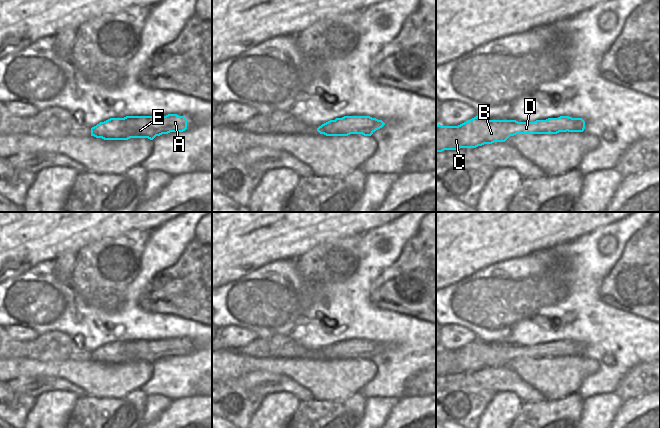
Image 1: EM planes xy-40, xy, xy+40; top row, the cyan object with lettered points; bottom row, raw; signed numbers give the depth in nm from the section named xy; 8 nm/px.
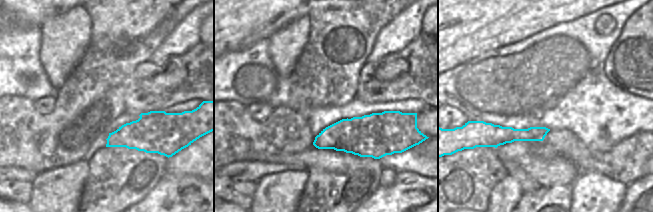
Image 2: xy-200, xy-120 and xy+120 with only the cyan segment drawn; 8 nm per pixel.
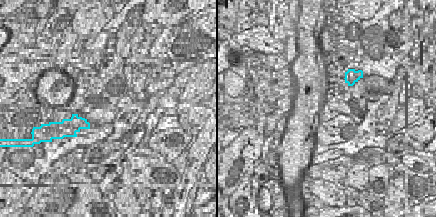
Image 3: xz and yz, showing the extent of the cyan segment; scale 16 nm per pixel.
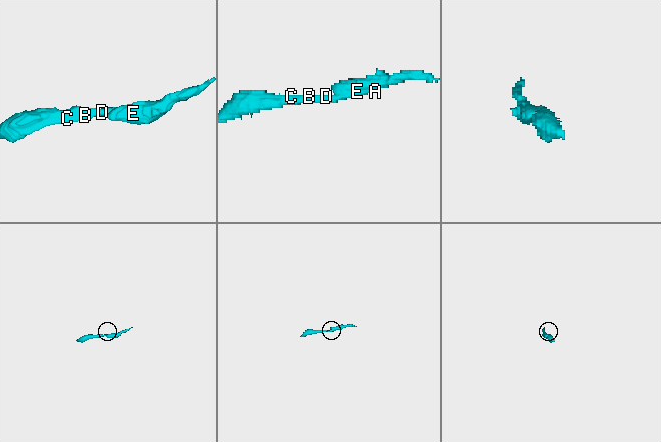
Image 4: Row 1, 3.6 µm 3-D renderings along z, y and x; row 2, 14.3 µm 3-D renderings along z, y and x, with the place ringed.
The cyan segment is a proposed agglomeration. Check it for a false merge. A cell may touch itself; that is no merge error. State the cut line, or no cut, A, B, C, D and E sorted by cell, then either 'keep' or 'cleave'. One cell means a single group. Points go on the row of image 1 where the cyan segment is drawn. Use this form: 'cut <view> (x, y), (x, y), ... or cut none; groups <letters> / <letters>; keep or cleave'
cut xy+40 (568, 117), (576, 125), (568, 131); groups A E / B C D; cleave

